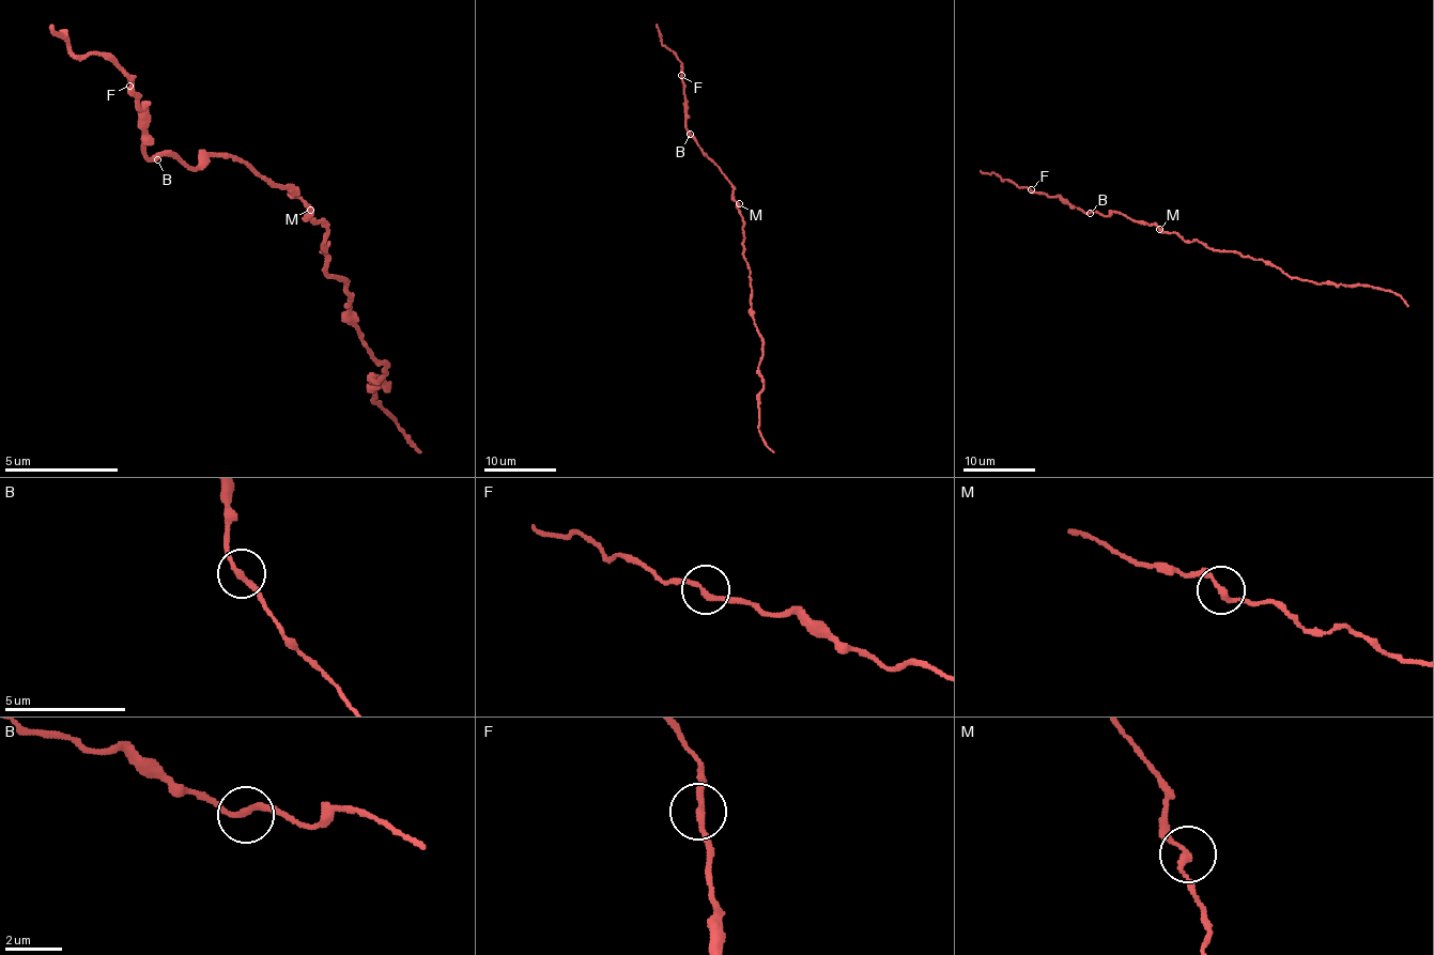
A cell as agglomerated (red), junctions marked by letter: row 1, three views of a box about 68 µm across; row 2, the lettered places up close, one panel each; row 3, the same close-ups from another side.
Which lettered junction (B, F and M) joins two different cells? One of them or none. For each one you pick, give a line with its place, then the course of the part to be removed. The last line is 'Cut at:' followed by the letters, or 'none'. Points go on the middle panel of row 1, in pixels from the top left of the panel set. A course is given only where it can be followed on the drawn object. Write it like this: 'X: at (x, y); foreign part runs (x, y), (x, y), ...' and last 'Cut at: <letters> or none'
Cut at: none

